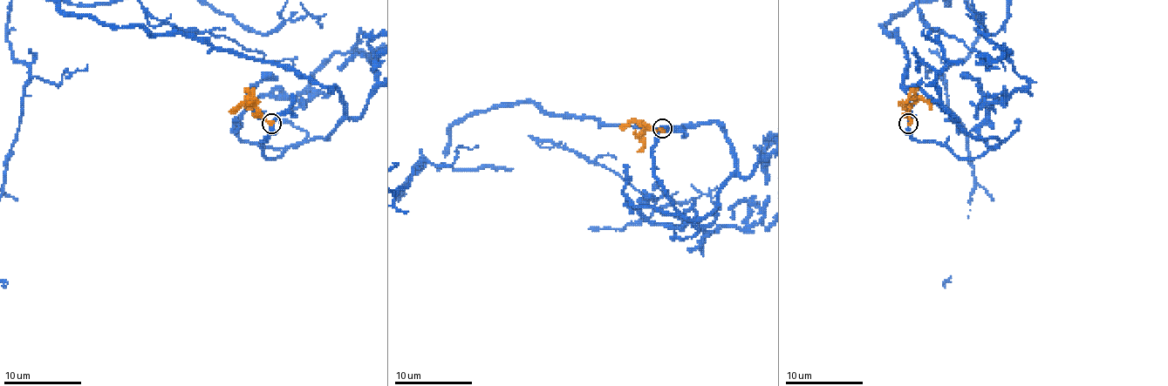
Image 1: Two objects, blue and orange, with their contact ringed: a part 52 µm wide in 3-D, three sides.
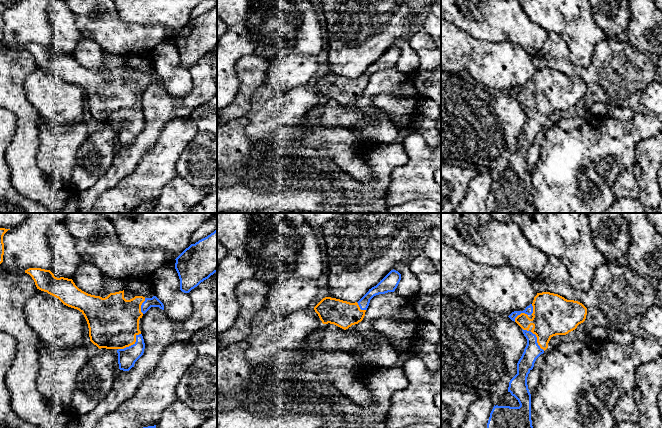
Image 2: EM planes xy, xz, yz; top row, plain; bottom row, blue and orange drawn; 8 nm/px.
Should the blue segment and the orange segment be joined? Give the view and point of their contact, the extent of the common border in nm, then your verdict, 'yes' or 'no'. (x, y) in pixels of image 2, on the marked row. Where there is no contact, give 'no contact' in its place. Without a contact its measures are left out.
xy (131, 345) | 220 nm | yes

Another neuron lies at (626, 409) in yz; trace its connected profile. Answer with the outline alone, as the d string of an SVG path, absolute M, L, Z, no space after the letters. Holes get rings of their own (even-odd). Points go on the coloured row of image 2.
M638 388L624 394L615 404L612 415L616 422L638 423L640 391Z

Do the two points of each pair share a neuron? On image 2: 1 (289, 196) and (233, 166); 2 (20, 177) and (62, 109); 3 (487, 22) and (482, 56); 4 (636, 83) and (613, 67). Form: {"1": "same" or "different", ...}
{"1": "different", "2": "different", "3": "different", "4": "same"}

